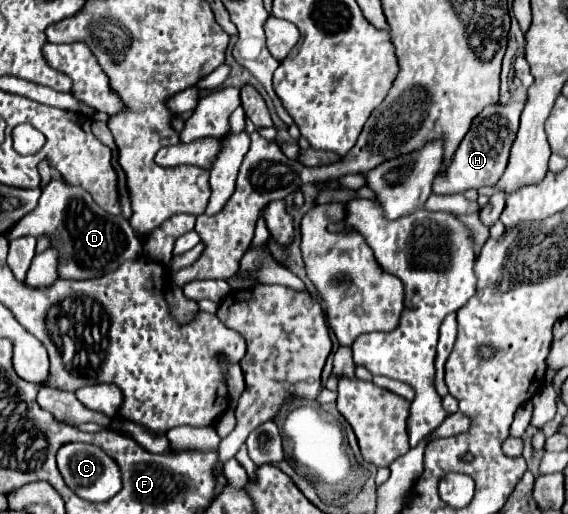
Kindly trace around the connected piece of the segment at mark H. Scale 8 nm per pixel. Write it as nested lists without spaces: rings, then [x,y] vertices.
[[[510,100],[506,104],[494,102],[488,108],[484,108],[472,122],[466,138],[458,146],[452,164],[446,170],[444,178],[434,180],[434,192],[438,194],[456,194],[464,192],[470,188],[482,188],[482,186],[496,186],[500,176],[506,170],[508,164],[508,152],[514,144],[518,124],[520,124],[520,114],[526,106],[526,100]]]

